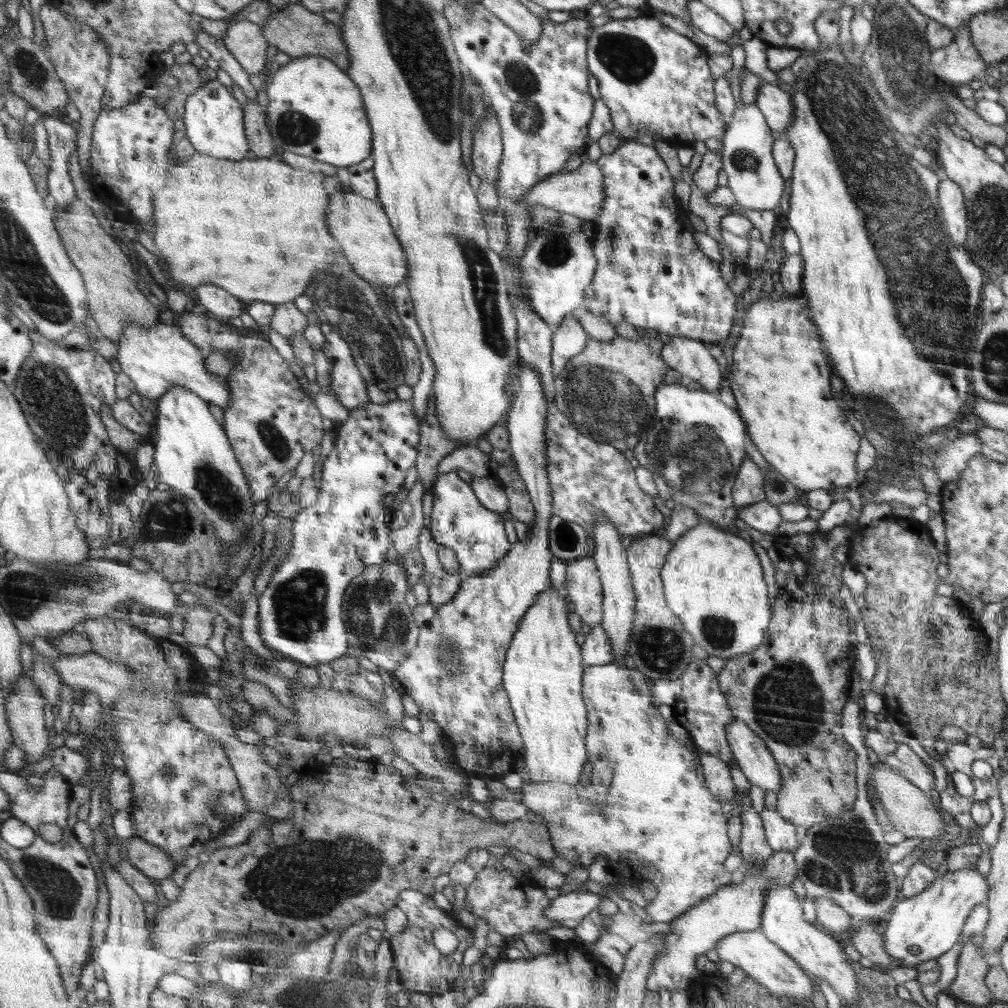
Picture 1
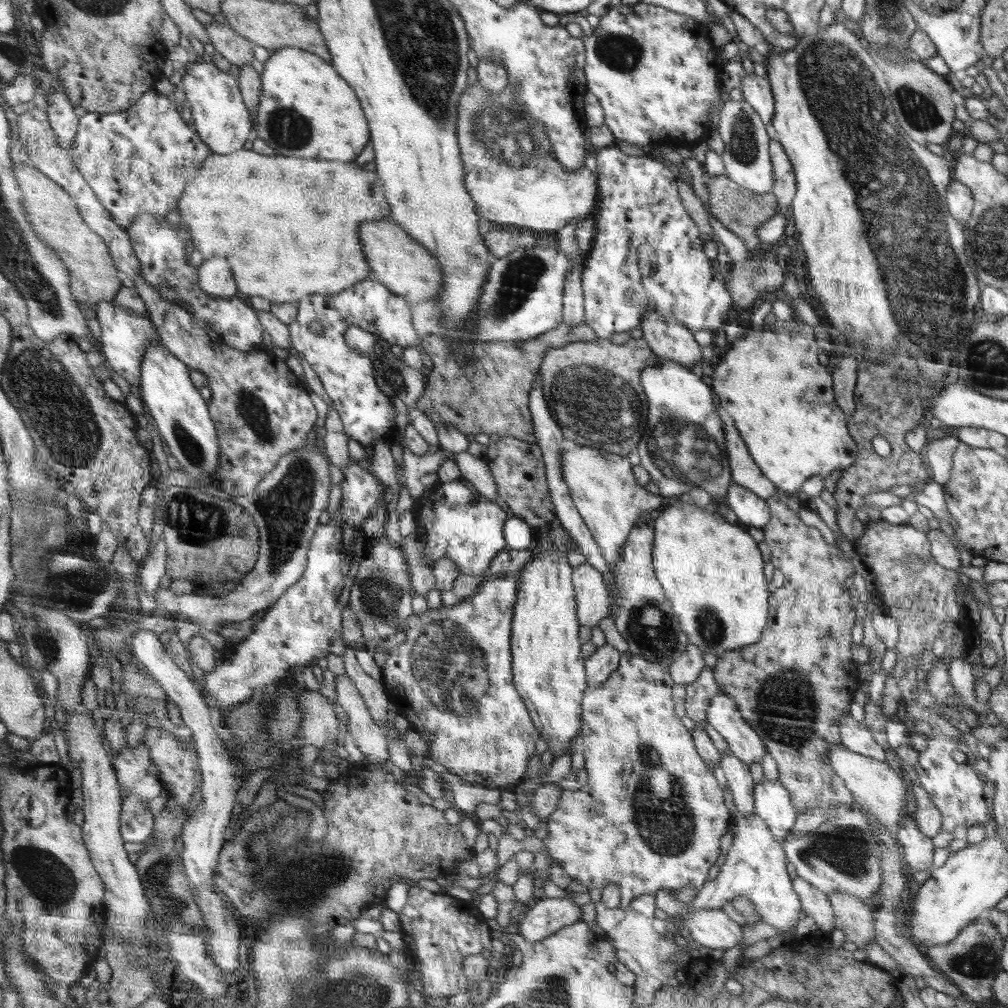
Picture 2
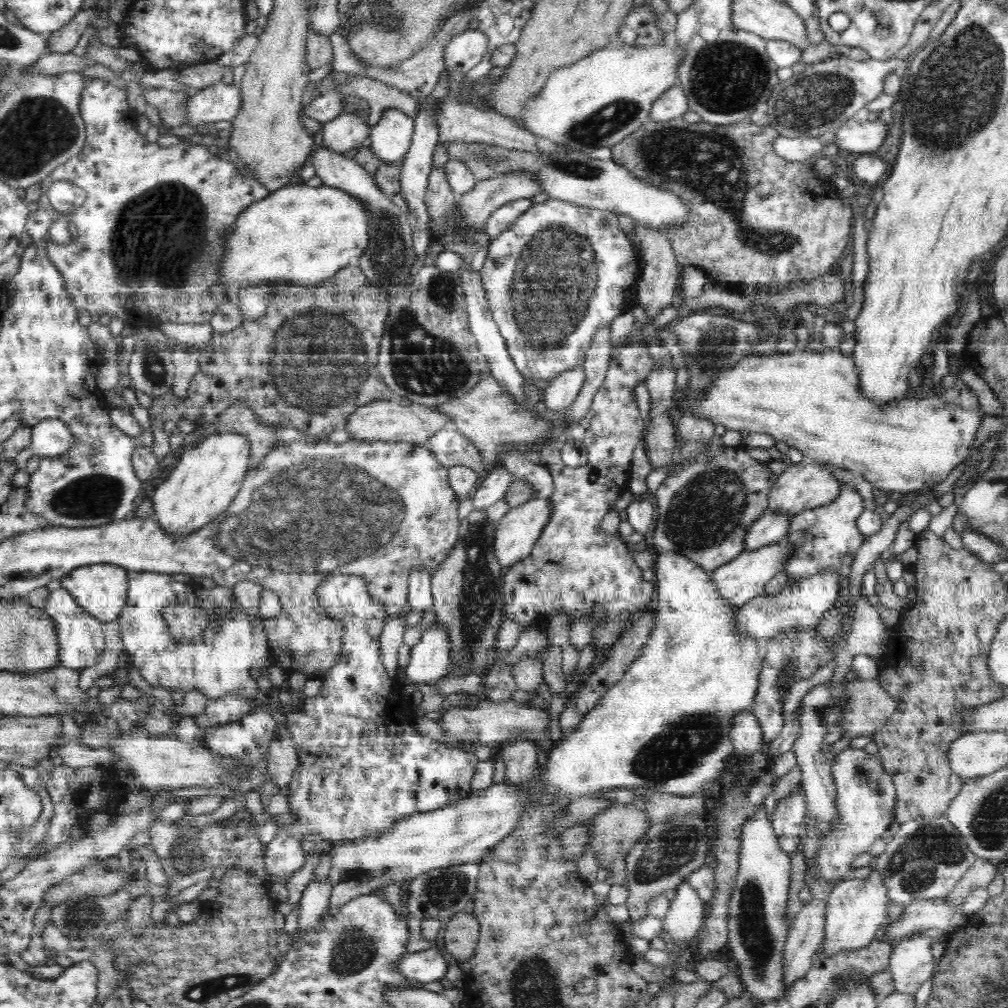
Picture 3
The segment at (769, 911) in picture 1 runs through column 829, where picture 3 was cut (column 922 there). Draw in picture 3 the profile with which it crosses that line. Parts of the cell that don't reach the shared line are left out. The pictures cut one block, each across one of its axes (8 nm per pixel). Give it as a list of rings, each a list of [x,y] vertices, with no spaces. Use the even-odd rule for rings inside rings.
[[[910,935],[897,941],[892,950],[888,970],[893,976],[896,991],[914,995],[922,983],[932,976],[932,944],[934,942],[926,936]]]

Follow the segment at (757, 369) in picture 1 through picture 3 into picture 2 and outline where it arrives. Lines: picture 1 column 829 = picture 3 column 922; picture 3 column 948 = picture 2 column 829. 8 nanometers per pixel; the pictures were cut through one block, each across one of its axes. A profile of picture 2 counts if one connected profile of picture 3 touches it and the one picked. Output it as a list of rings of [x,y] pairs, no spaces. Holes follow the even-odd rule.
[[[777,322],[771,325],[770,332],[764,332],[764,338],[742,338],[728,352],[726,362],[718,364],[714,371],[714,390],[722,410],[740,430],[754,462],[781,492],[789,494],[799,492],[798,488],[811,476],[826,478],[832,470],[845,470],[857,460],[857,443],[849,434],[846,415],[834,394],[834,378],[830,370],[822,365],[822,346],[815,339],[814,326],[790,322]]]

